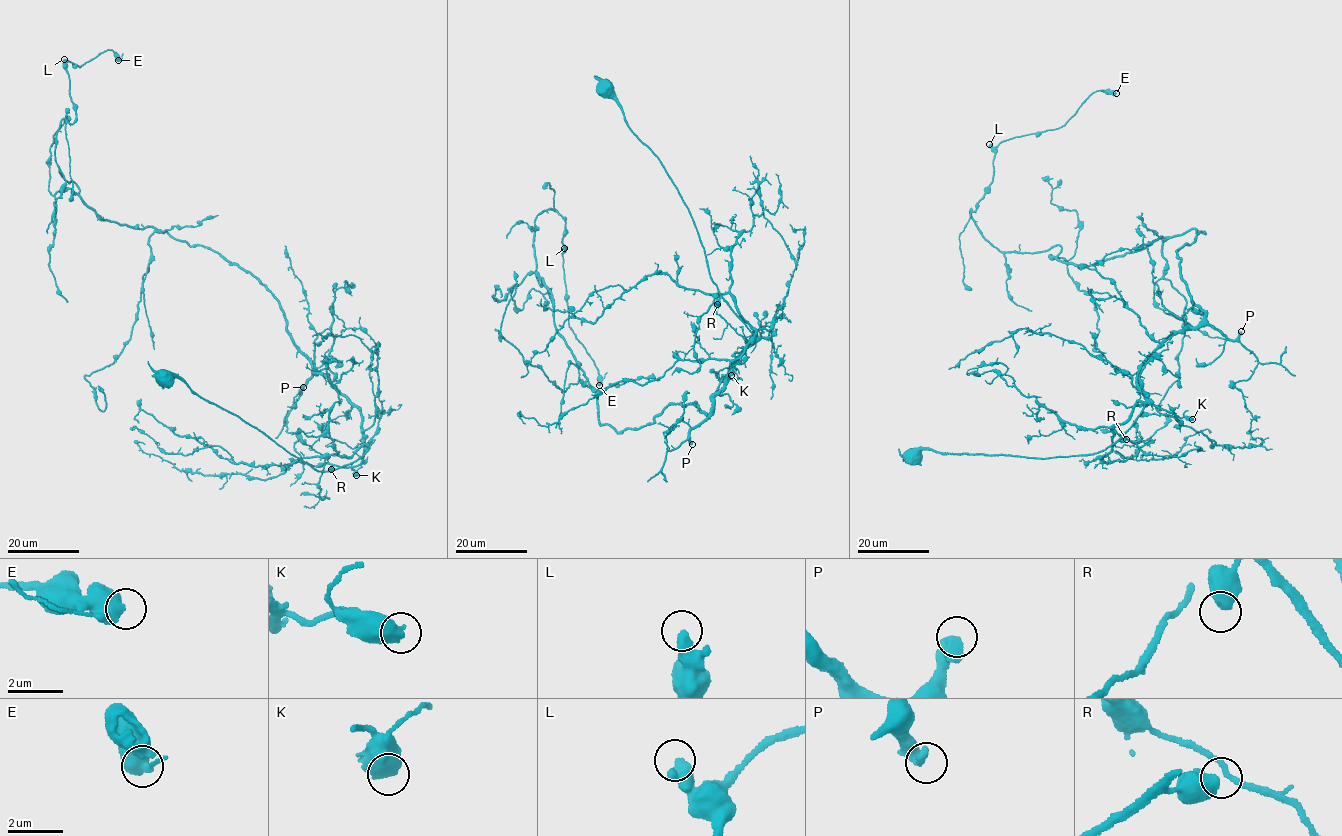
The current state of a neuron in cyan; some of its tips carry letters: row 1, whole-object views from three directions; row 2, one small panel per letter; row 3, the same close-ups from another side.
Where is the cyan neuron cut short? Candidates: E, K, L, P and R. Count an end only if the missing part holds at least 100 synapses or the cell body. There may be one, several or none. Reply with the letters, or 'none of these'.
P

